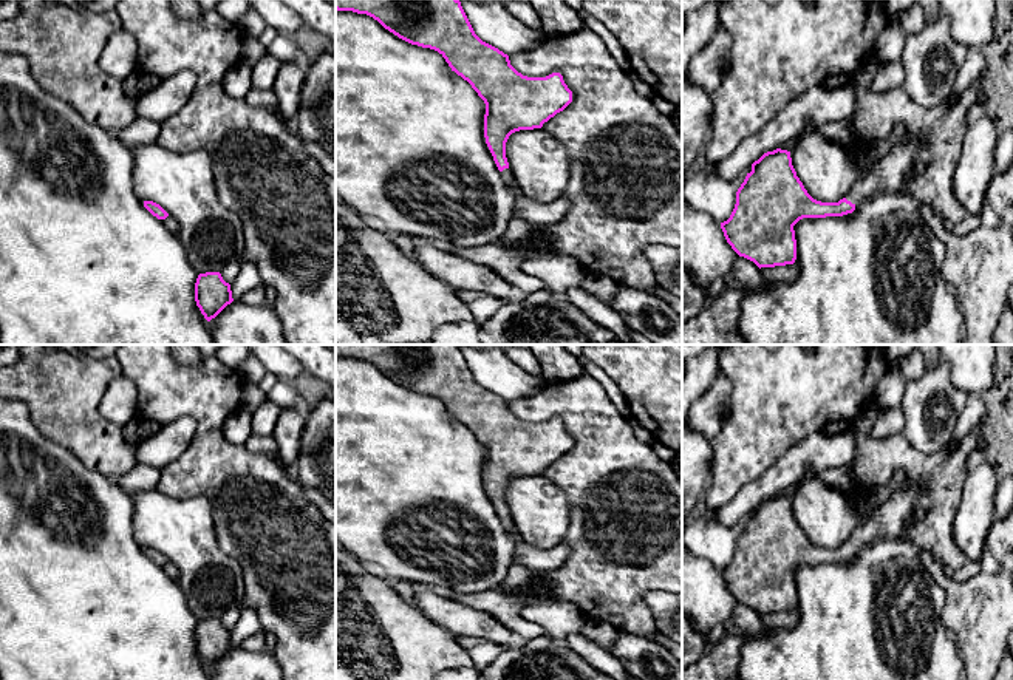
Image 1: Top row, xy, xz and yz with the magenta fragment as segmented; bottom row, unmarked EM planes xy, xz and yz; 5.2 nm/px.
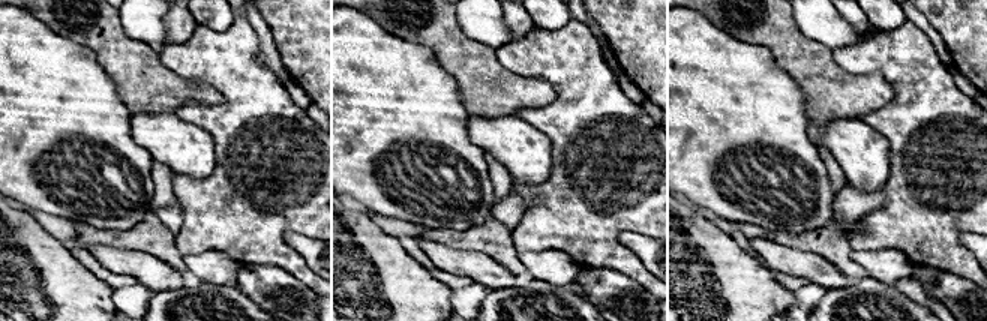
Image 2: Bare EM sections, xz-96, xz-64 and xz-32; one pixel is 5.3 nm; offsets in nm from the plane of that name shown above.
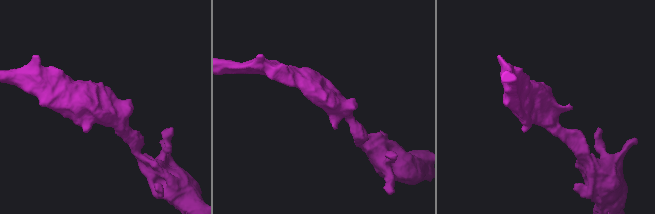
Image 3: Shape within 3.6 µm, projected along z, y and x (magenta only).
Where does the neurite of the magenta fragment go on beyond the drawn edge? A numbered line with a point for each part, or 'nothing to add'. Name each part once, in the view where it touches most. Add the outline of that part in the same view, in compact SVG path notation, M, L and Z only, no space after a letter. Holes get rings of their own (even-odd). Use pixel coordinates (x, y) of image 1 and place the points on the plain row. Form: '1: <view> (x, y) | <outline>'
1: yz (890, 520) | M905 481L897 484L878 512L868 522L860 524L844 544L857 553L880 536L900 536L922 495L923 490L914 484Z

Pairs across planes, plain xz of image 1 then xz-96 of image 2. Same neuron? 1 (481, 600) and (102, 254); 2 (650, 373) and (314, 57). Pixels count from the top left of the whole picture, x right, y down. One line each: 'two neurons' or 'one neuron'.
1: two neurons
2: one neuron

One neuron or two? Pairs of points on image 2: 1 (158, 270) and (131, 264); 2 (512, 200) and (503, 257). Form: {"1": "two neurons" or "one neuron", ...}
{"1": "one neuron", "2": "two neurons"}

